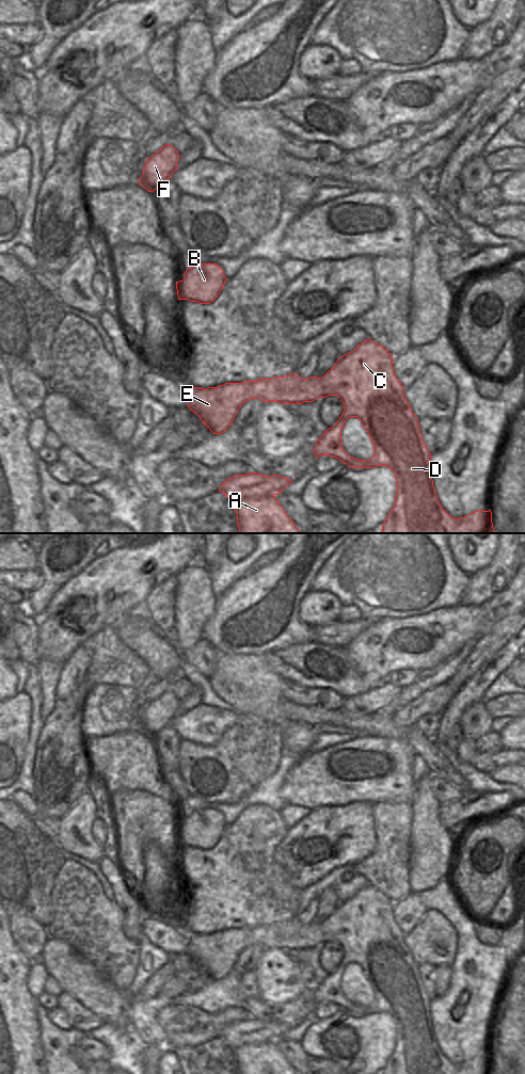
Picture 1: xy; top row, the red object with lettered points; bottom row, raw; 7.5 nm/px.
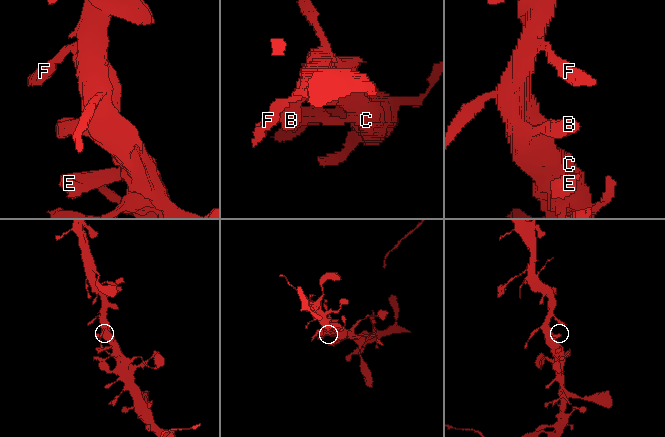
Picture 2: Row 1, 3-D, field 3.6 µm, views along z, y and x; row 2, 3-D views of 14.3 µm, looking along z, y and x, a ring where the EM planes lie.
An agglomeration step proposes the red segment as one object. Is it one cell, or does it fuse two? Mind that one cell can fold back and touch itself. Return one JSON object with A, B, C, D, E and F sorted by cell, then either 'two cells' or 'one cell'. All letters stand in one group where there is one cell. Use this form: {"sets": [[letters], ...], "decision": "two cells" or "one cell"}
{"sets": [["A", "B", "C", "D", "E", "F"]], "decision": "one cell"}

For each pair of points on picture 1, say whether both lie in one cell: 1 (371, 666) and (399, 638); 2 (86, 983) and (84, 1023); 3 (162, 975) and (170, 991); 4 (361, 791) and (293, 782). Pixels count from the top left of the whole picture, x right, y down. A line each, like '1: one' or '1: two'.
1: one
2: two
3: two
4: one

